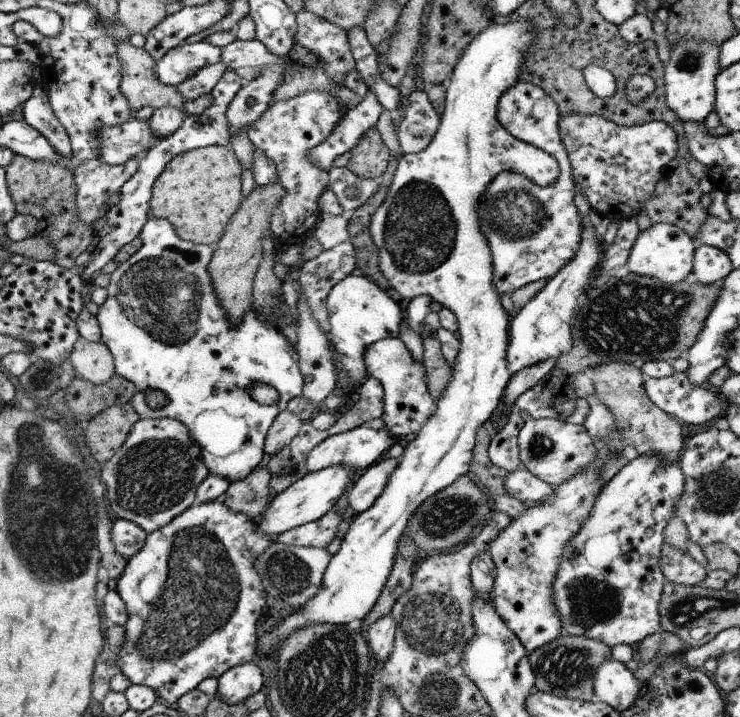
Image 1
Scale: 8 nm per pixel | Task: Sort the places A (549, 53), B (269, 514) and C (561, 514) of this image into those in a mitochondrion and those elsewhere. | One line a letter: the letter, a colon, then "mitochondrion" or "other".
A: mitochondrion
B: other
C: mitochondrion

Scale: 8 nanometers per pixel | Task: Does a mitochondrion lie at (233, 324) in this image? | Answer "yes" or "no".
no

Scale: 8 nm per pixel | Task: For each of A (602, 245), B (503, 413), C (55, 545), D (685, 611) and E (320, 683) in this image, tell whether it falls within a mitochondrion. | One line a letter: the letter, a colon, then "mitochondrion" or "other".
A: other
B: other
C: mitochondrion
D: mitochondrion
E: mitochondrion

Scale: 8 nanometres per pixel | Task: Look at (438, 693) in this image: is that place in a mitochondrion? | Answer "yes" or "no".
yes

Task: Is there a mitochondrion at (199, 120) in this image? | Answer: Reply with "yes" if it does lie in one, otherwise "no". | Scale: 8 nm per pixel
no

